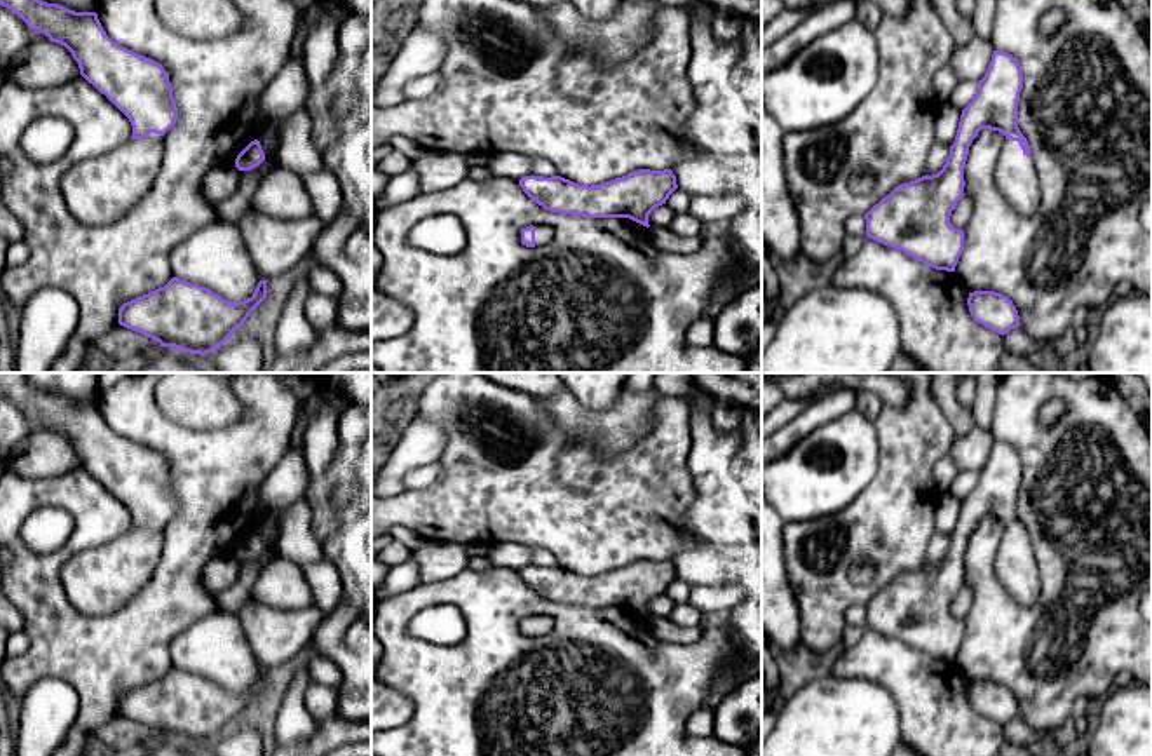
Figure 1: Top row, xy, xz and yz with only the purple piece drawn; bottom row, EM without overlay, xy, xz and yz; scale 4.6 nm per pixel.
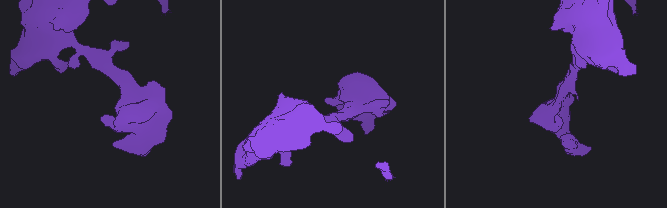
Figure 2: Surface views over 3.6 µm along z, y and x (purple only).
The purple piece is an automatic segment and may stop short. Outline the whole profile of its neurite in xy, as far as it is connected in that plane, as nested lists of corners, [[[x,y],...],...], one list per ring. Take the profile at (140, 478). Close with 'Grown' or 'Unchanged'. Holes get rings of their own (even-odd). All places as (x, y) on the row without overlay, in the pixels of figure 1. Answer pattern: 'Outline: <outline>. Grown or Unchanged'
Outline: [[[0,373],[0,395],[16,402],[31,420],[38,420],[51,432],[64,435],[78,453],[80,465],[129,509],[132,516],[132,530],[129,533],[105,547],[71,557],[61,570],[64,592],[78,611],[85,615],[106,615],[122,608],[150,580],[160,557],[164,524],[174,517],[178,509],[169,463],[153,449],[113,432],[103,420],[96,402],[75,402],[58,394],[42,392],[28,381],[26,373]]]. Grown

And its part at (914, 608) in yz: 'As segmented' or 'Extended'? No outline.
Extended

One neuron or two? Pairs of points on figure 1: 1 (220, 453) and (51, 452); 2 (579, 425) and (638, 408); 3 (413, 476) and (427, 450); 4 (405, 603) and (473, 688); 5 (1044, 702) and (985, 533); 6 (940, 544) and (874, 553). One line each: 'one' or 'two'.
1: two
2: one
3: two
4: one
5: one
6: two

